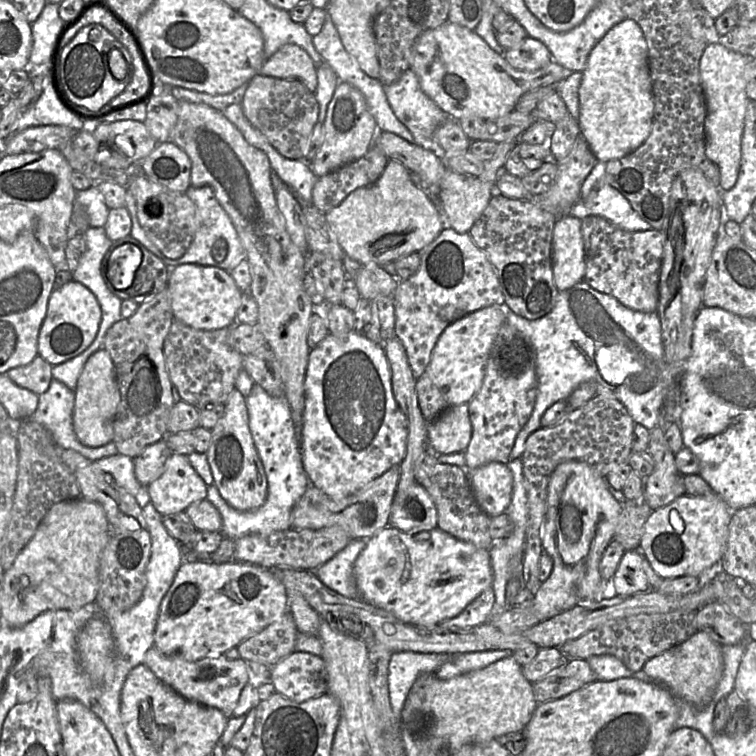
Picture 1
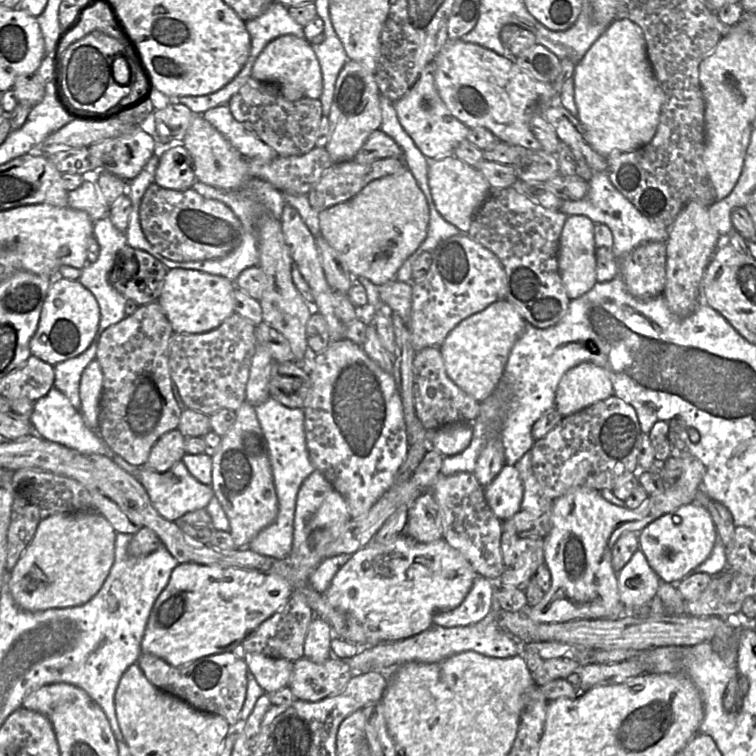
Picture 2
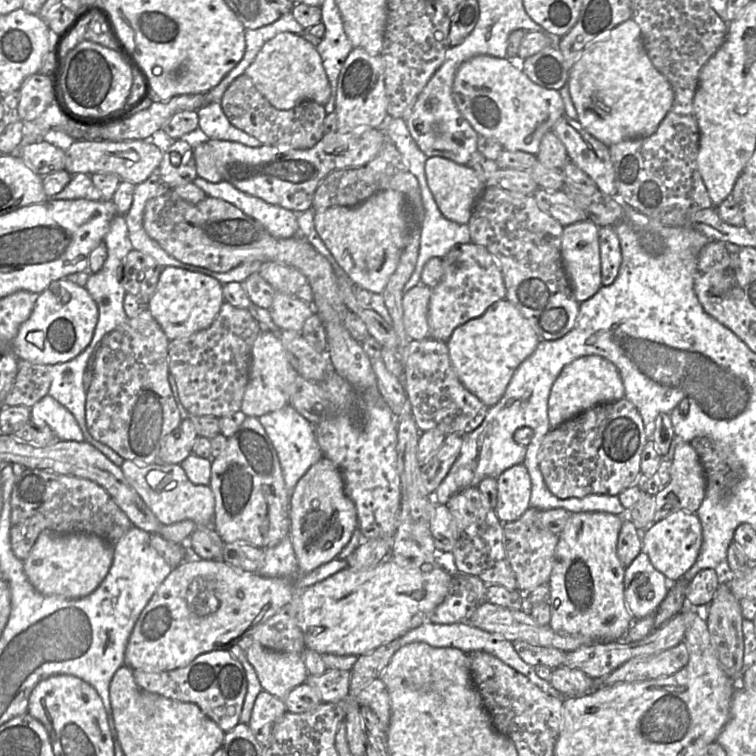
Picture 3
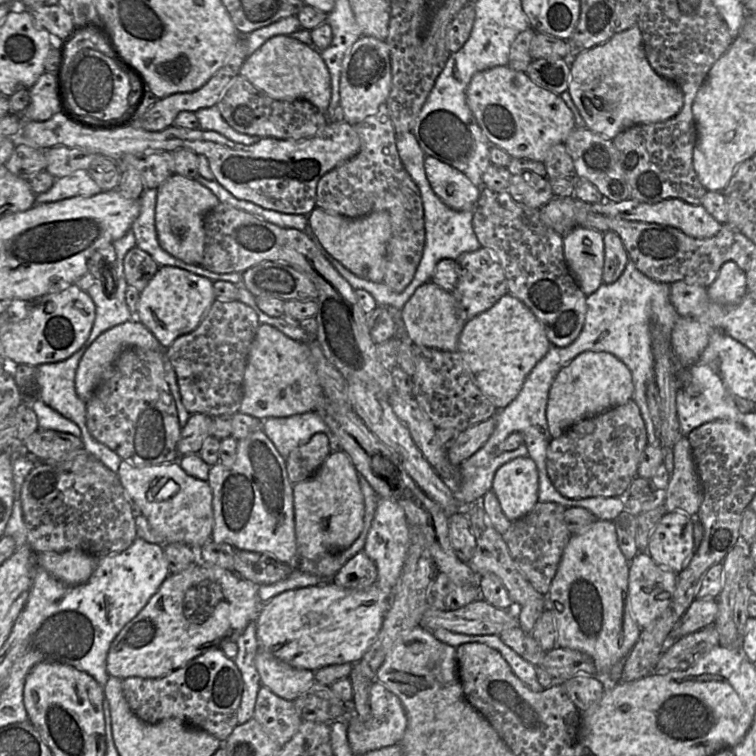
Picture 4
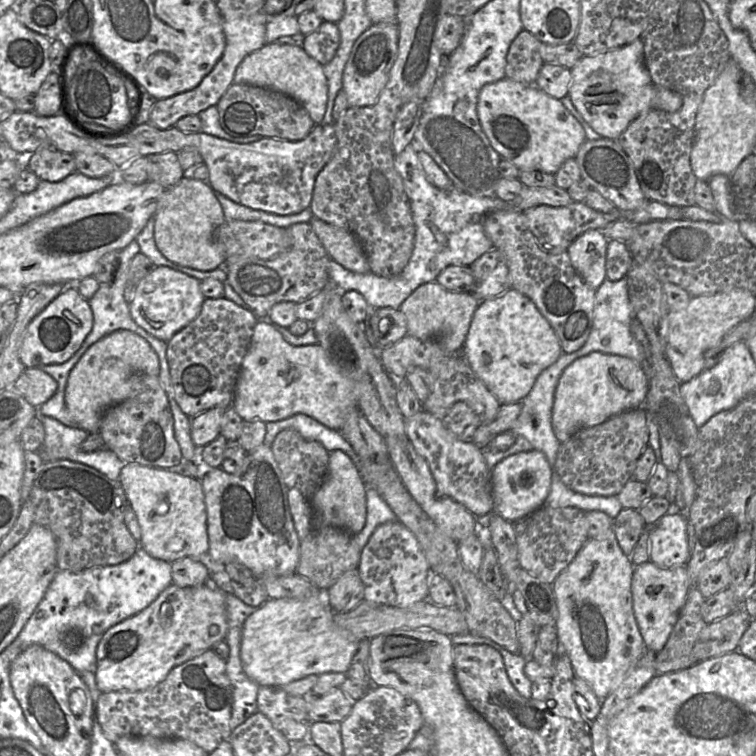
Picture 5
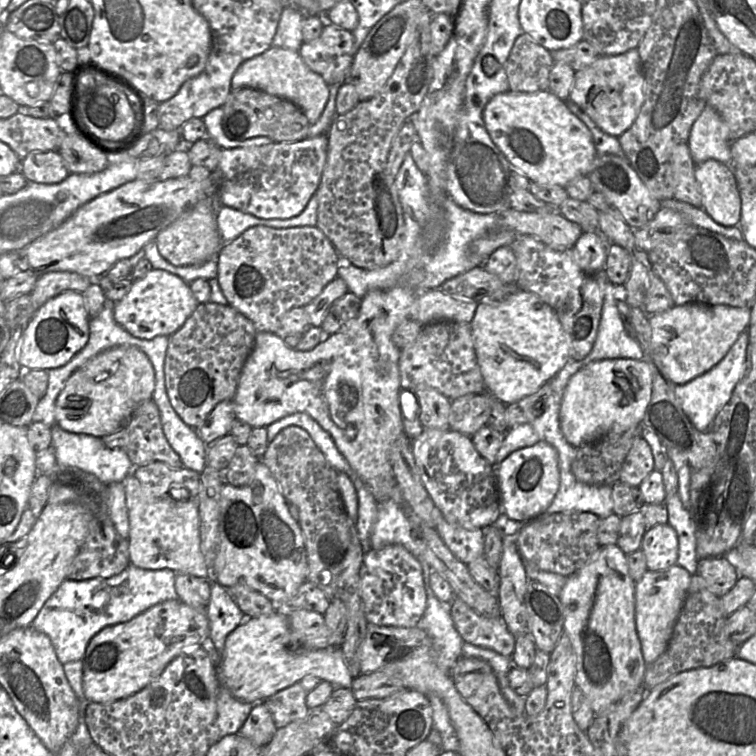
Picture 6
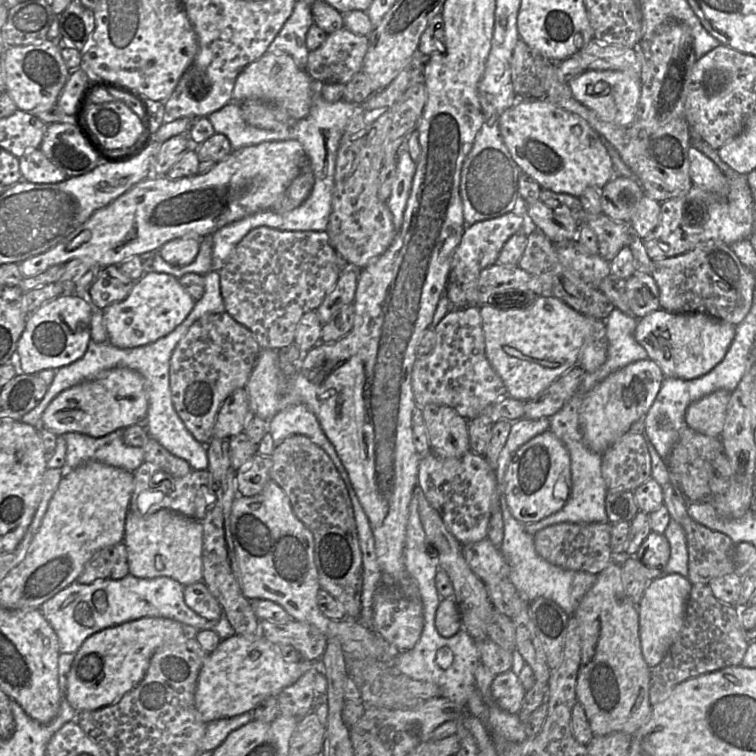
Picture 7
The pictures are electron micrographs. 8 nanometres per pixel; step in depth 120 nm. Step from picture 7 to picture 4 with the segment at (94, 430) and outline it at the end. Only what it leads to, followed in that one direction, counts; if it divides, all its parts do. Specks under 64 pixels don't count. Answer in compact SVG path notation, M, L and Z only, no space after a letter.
M138 319L114 326L100 334L89 345L79 361L75 375L75 390L78 397L87 402L102 380L109 376L109 368L114 363L120 352L127 347L141 347L163 353L163 347L156 337Z

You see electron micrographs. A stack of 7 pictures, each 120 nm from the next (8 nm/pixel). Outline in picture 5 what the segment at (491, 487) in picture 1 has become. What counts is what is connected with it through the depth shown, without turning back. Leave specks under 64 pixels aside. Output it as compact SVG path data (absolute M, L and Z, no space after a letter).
M538 450L519 452L495 465L492 469L492 492L495 512L516 523L546 505L550 492L552 469L546 456Z

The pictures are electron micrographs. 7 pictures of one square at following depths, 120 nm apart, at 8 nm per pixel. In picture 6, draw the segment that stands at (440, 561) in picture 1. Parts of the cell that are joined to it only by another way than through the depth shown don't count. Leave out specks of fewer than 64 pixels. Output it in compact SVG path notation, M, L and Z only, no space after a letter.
M277 608L275 612L269 615L262 615L255 618L246 618L242 624L240 624L232 633L228 635L223 654L222 656L219 655L219 663L216 665L216 668L217 668L217 675L218 675L220 687L226 688L235 698L248 703L263 703L265 699L269 698L270 696L274 695L275 693L283 689L286 689L288 687L293 686L296 683L299 683L306 676L318 677L321 680L325 680L332 683L335 687L351 688L355 676L348 667L344 655L340 650L340 647L331 647L325 649L300 648L297 649L296 651L291 651L288 648L288 645L290 643L290 637L291 637L291 632L288 621L288 611L286 611L285 609Z

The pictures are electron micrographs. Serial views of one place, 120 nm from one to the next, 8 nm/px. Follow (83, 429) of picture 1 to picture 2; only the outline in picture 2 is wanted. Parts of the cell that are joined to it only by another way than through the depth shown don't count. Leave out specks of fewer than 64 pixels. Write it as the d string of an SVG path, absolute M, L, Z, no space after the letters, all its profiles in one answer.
M93 359L84 369L80 380L81 415L86 425L97 433L99 401L103 374L99 362Z

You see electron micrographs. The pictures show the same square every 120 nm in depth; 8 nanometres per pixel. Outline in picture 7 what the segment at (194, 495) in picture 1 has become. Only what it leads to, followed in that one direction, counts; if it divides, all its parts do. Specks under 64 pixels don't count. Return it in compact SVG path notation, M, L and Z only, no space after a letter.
M130 509L123 540L128 553L129 573L146 579L170 577L183 586L202 581L203 532L200 521L168 509L146 515L134 513Z

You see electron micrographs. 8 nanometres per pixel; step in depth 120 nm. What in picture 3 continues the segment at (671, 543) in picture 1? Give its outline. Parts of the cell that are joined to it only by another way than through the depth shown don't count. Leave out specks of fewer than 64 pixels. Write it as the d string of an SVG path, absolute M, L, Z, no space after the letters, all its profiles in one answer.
M679 510L652 523L643 535L642 551L645 552L655 569L667 578L668 582L678 581L694 565L702 546L702 525L696 513Z

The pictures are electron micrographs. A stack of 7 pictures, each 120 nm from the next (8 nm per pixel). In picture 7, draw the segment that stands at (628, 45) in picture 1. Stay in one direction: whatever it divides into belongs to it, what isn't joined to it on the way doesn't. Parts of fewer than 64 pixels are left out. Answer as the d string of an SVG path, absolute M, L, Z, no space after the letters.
M586 70L569 82L573 96L603 120L619 126L633 123L641 96L641 80L622 71Z

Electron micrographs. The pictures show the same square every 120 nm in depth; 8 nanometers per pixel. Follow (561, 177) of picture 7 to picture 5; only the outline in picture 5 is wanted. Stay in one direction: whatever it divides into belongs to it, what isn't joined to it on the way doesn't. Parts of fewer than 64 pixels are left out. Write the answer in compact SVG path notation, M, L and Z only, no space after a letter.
M508 77L481 88L477 113L492 147L519 170L555 174L564 161L575 158L587 139L582 125L560 99L547 94L536 84L525 84Z

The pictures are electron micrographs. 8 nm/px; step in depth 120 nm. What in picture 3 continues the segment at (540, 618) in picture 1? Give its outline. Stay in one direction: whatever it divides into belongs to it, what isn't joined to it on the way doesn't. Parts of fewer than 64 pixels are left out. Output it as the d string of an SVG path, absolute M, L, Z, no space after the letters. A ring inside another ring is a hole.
M681 440L672 461L671 479L656 495L654 522L683 510L696 513L706 494L706 477L696 450ZM606 512L572 513L559 535L550 575L551 628L558 633L589 636L598 643L620 640L636 619L629 612L624 597L625 567L617 554L618 537L623 517Z

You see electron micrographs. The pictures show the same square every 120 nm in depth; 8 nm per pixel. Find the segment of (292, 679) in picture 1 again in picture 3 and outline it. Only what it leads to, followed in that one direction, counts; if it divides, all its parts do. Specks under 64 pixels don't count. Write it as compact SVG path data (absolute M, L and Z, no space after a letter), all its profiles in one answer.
M327 670L319 676L309 675L305 683L317 689L323 702L346 699L349 694L351 671Z

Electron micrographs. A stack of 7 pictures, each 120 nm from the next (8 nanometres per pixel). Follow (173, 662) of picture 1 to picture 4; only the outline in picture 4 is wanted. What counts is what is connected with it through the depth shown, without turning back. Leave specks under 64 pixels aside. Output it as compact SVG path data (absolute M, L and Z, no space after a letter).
M221 649L209 650L160 678L122 679L124 697L133 713L142 721L156 724L177 718L191 727L208 732L223 743L238 725L243 687L239 668Z

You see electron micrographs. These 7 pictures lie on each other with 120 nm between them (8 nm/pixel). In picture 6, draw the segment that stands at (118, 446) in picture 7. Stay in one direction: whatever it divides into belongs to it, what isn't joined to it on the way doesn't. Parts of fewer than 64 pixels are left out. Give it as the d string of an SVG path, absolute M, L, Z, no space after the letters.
M58 425L51 426L52 444L57 465L75 467L95 475L105 484L123 483L125 477L133 471L133 464L122 448L108 448L100 437L76 434L63 430Z

